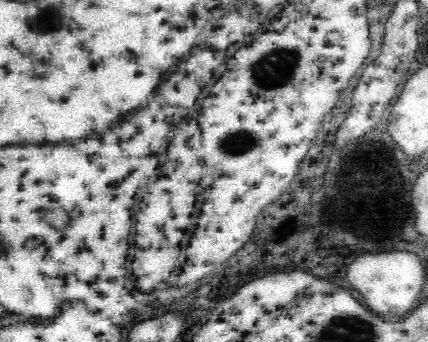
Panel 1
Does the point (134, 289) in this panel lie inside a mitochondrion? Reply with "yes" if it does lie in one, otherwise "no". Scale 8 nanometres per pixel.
no

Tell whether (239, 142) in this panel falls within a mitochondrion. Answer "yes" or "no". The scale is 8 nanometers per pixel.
yes

